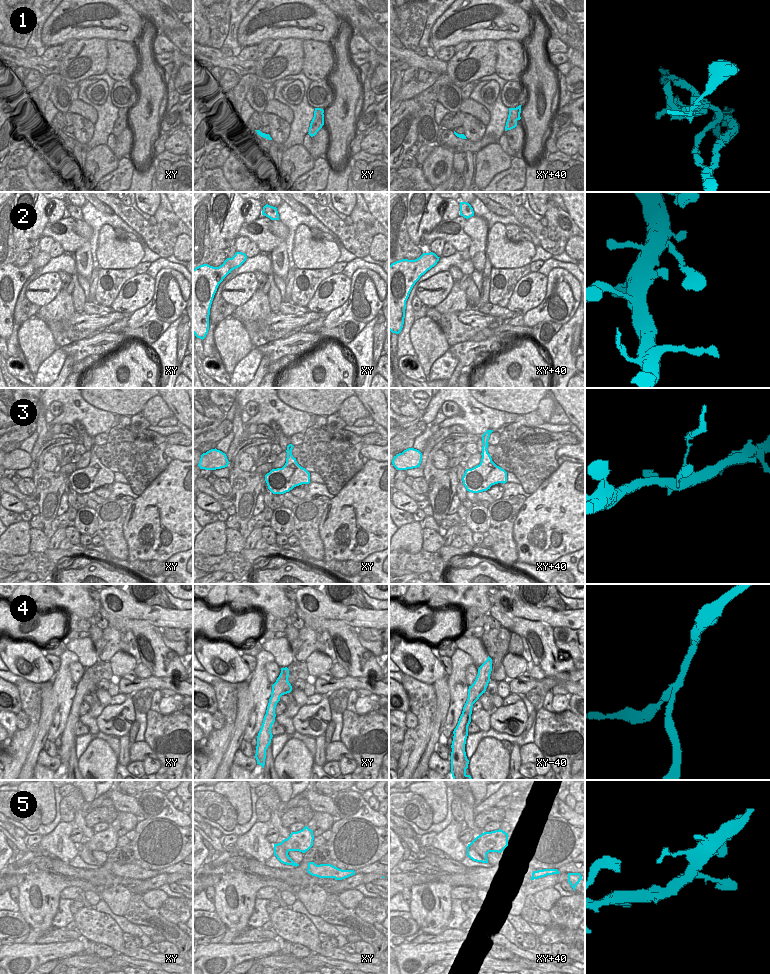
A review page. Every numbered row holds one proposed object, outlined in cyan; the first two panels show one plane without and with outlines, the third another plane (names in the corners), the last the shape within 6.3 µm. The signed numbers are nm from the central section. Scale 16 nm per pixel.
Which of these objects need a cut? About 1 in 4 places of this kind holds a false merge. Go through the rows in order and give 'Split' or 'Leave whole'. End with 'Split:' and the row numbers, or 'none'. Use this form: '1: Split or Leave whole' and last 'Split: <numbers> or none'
1: Split
2: Leave whole
3: Split
4: Split
5: Leave whole
Split: 1, 3, 4

